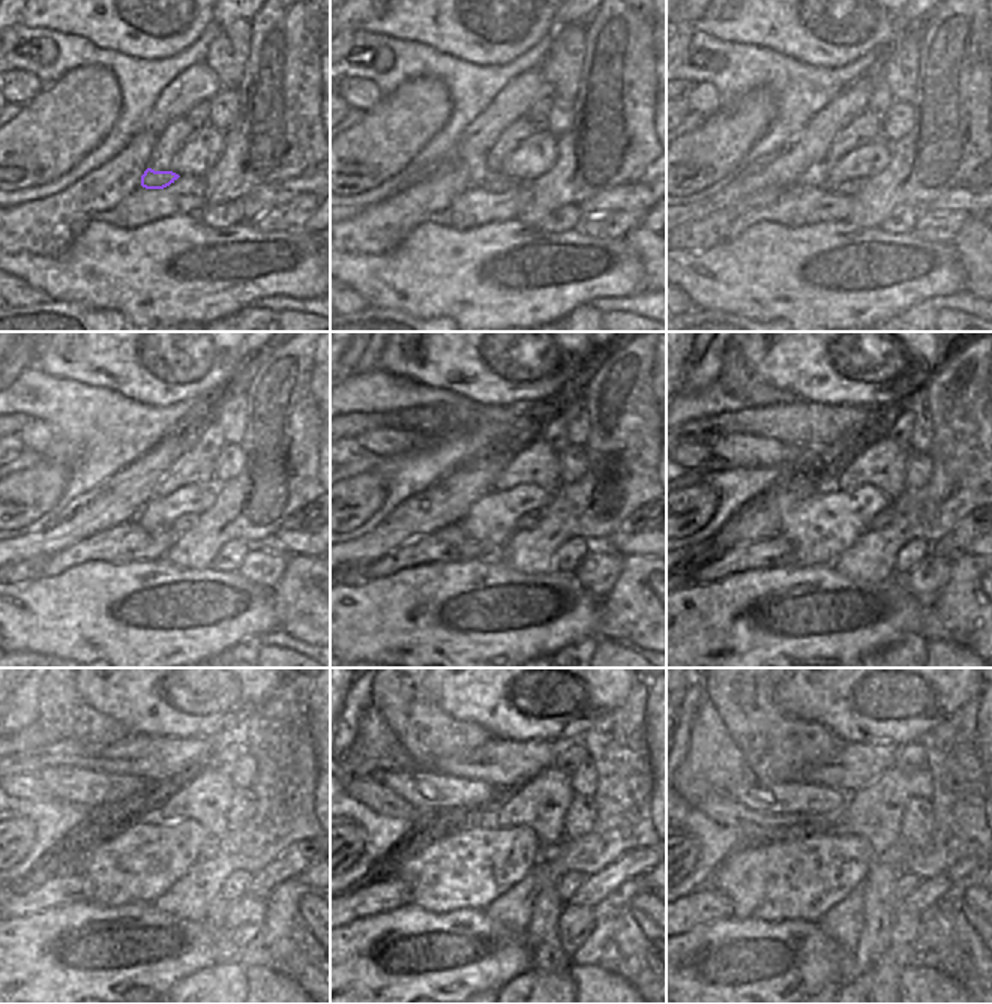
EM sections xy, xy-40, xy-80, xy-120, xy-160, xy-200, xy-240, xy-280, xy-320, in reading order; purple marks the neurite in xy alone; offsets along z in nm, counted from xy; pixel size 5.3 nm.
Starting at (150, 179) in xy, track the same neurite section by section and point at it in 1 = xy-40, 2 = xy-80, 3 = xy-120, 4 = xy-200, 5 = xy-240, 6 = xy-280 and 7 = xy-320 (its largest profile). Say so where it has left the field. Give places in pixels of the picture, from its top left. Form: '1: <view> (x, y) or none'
1: xy-40 (491, 180)
2: xy-80 (850, 188)
3: xy-120 (186, 521)
4: xy-200 (884, 517)
5: xy-240 (210, 847)
6: xy-280 (547, 853)
7: xy-320 (896, 853)

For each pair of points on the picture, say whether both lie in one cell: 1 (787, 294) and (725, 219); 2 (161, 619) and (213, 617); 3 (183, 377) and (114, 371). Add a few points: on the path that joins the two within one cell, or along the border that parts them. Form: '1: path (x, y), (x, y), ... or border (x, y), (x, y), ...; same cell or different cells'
1: border (728, 239), (695, 252); different cells
2: path (174, 617), (200, 617); same cell
3: path (167, 375), (156, 378), (147, 371), (131, 371); same cell

